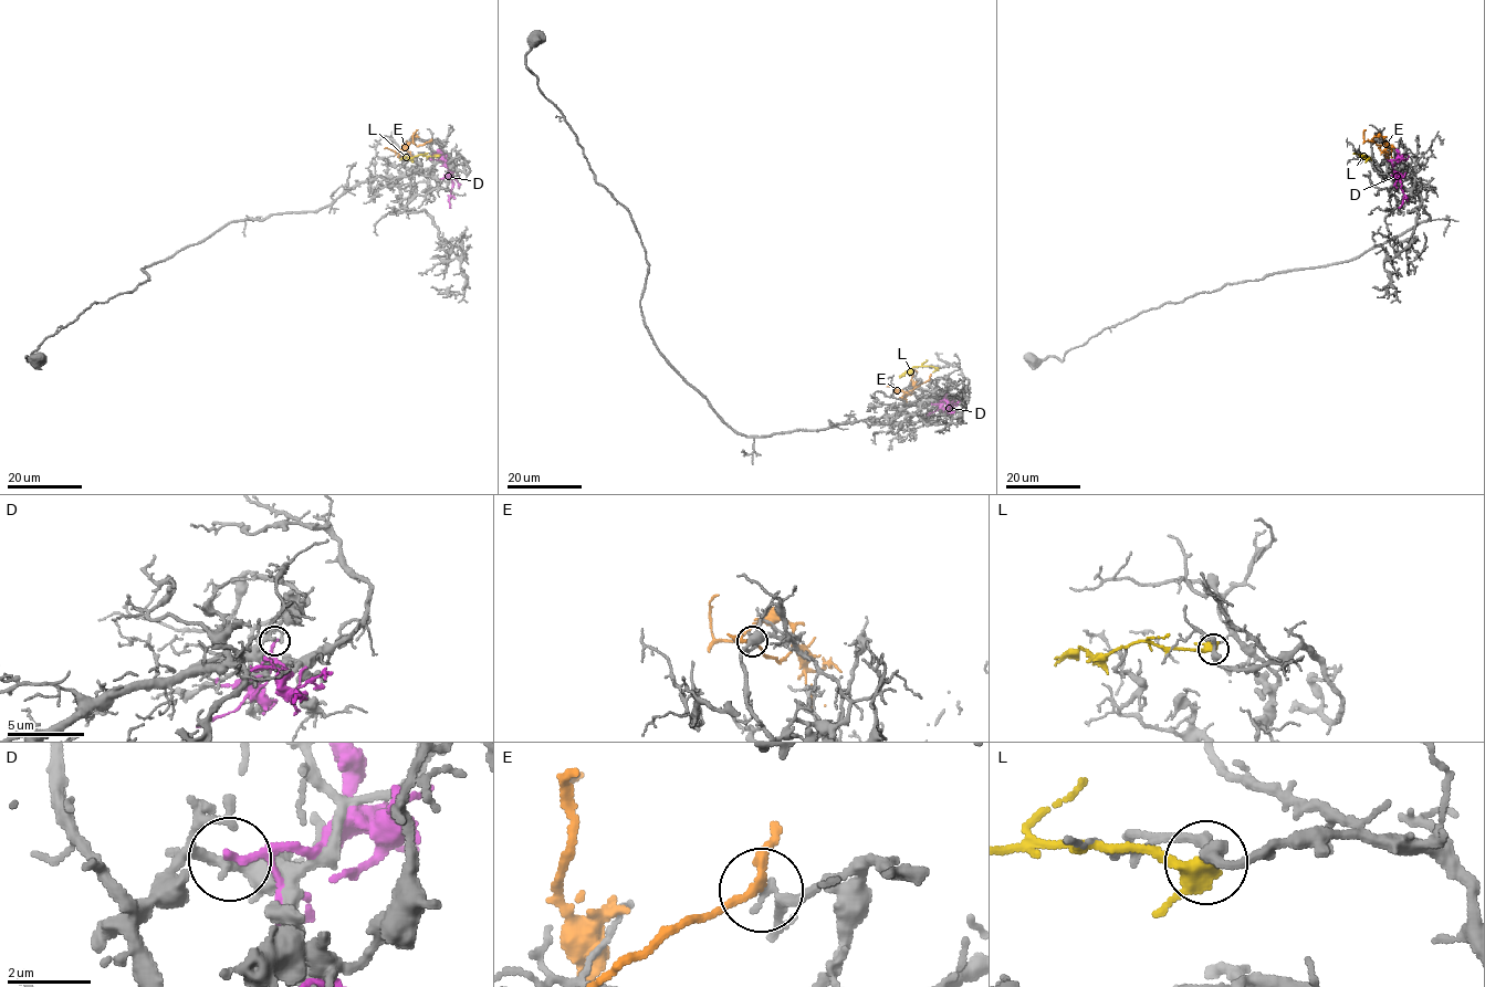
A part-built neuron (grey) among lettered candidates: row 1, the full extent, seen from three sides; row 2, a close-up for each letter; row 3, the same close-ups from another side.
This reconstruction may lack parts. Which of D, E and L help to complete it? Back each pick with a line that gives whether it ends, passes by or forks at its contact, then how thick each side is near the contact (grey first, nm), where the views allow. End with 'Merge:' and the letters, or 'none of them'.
Merge: none of them

